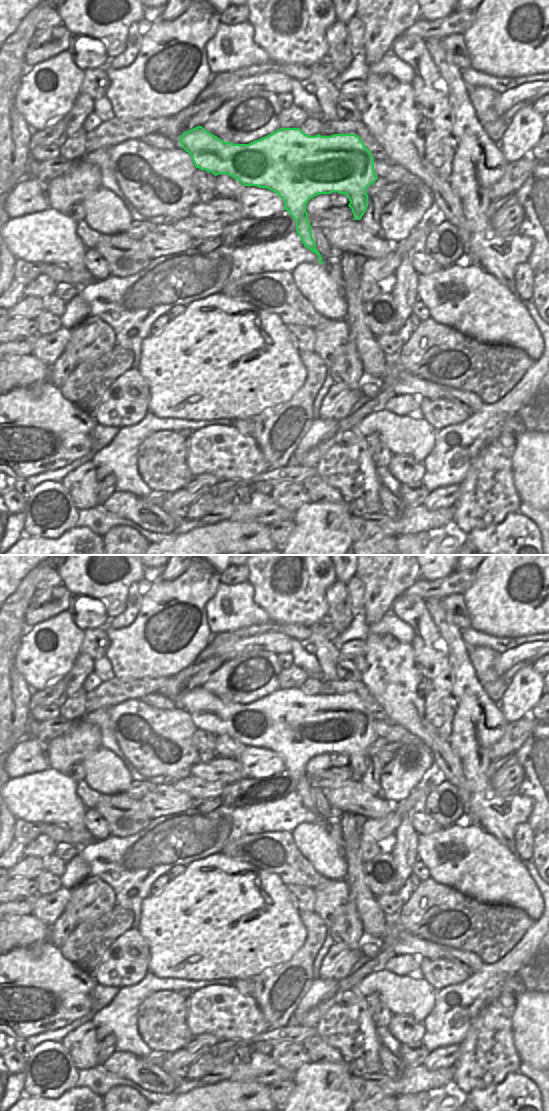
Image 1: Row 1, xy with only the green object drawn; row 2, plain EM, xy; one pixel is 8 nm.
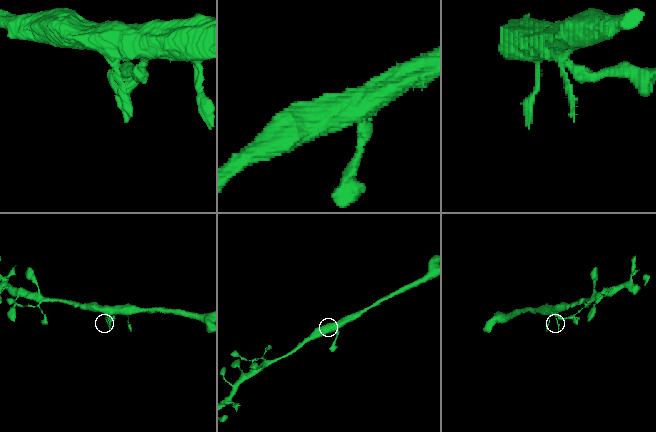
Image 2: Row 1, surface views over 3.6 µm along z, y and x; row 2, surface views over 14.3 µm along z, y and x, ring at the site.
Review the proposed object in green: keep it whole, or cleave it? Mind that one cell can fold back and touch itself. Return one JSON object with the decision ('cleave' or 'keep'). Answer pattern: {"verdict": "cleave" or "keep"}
{"verdict": "keep"}

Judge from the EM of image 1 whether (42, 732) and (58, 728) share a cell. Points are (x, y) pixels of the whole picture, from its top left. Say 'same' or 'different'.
same

